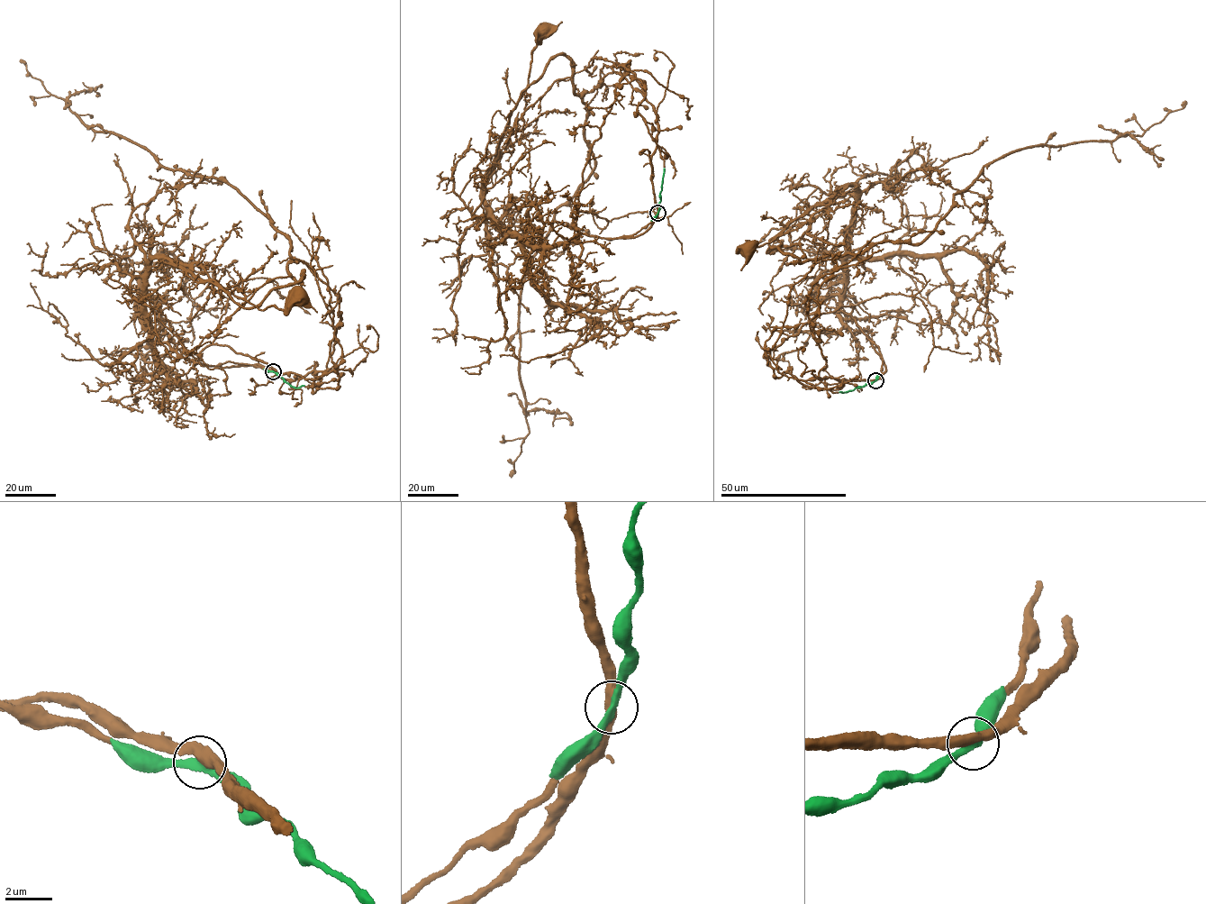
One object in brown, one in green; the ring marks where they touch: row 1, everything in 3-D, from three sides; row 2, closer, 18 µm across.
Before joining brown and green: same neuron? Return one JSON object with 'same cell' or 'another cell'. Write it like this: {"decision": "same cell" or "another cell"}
{"decision": "same cell"}

